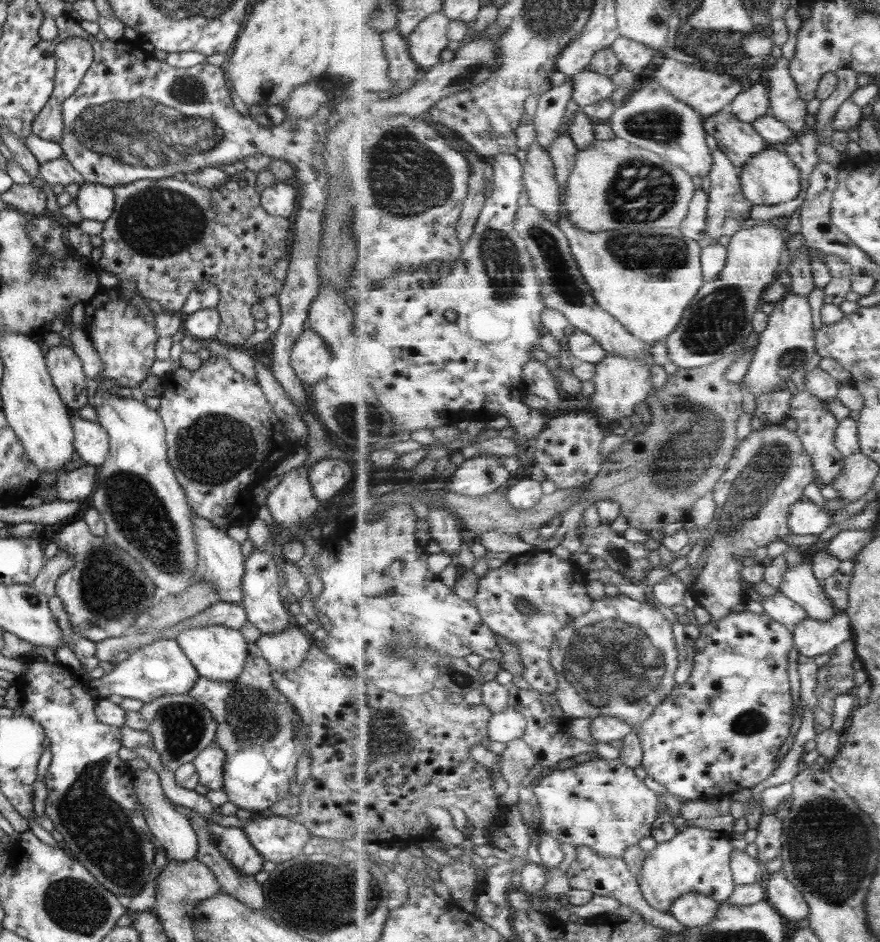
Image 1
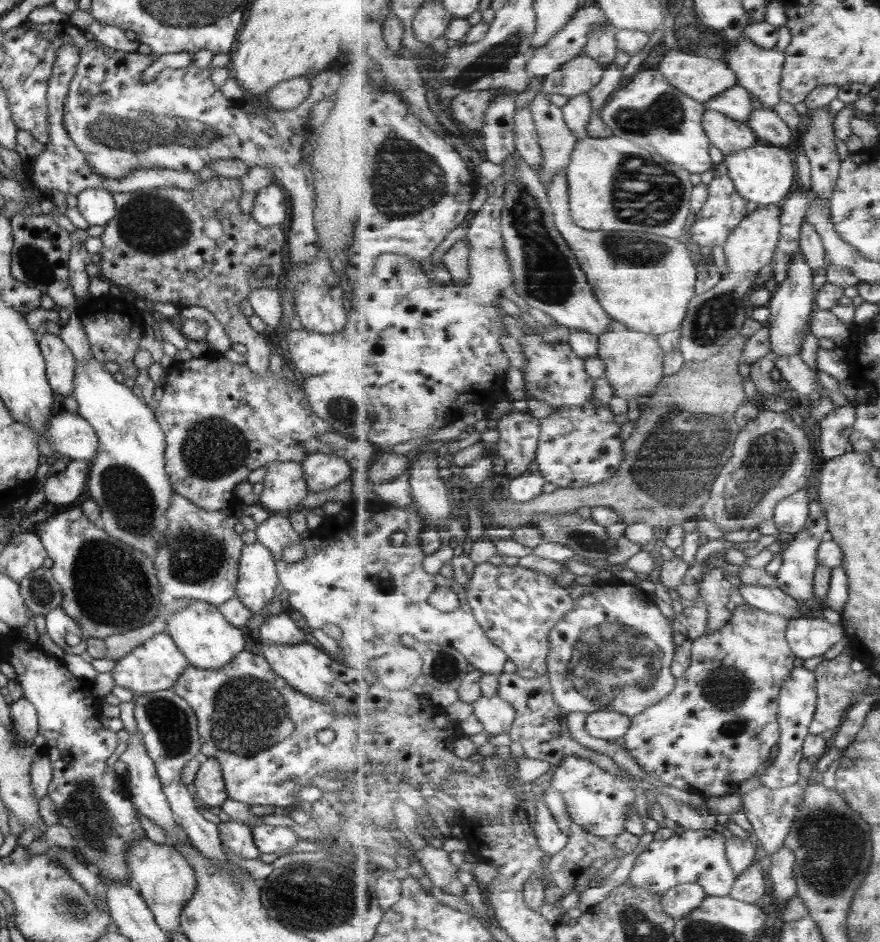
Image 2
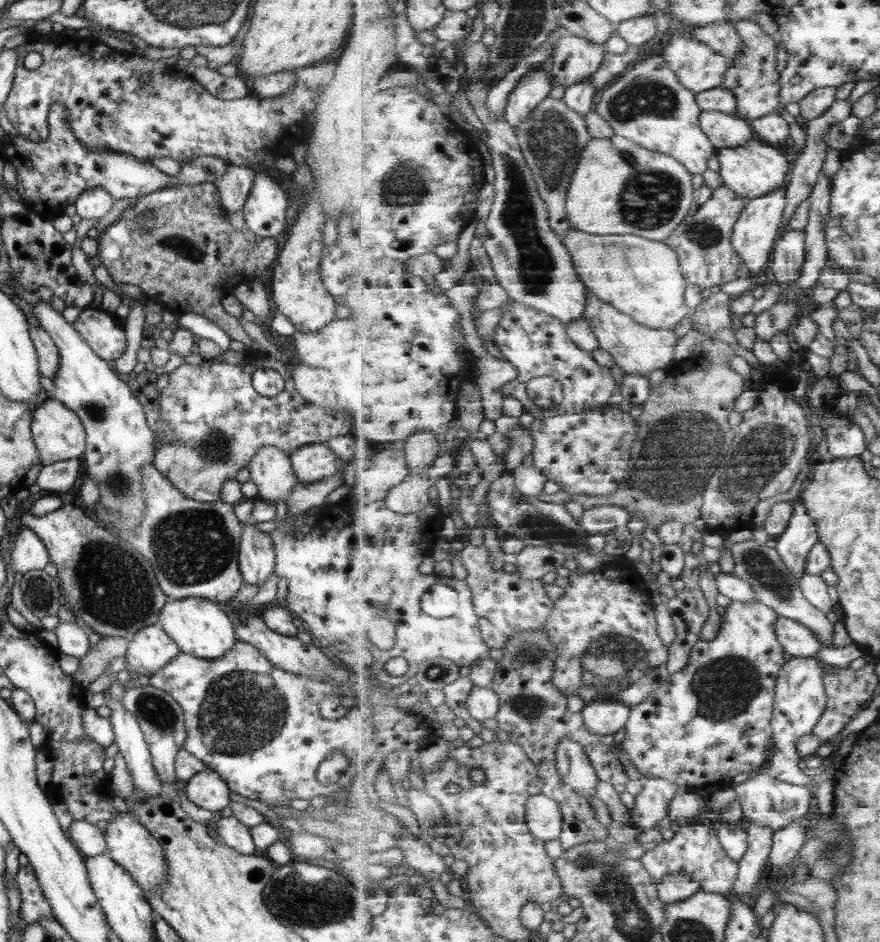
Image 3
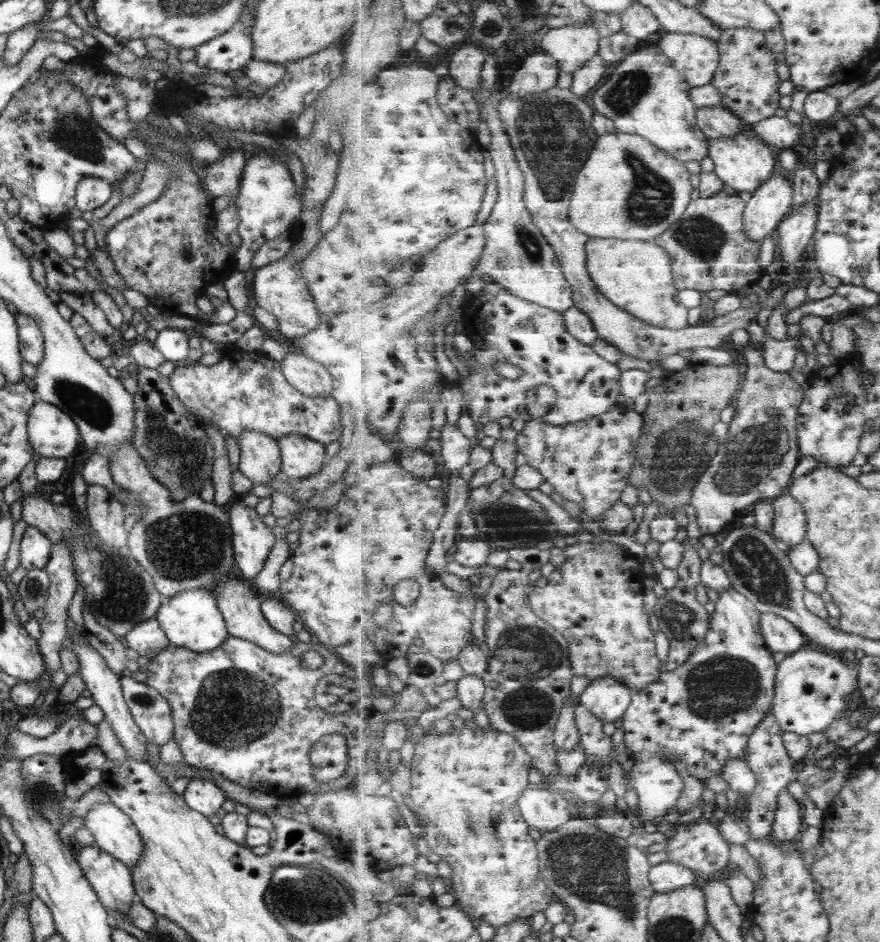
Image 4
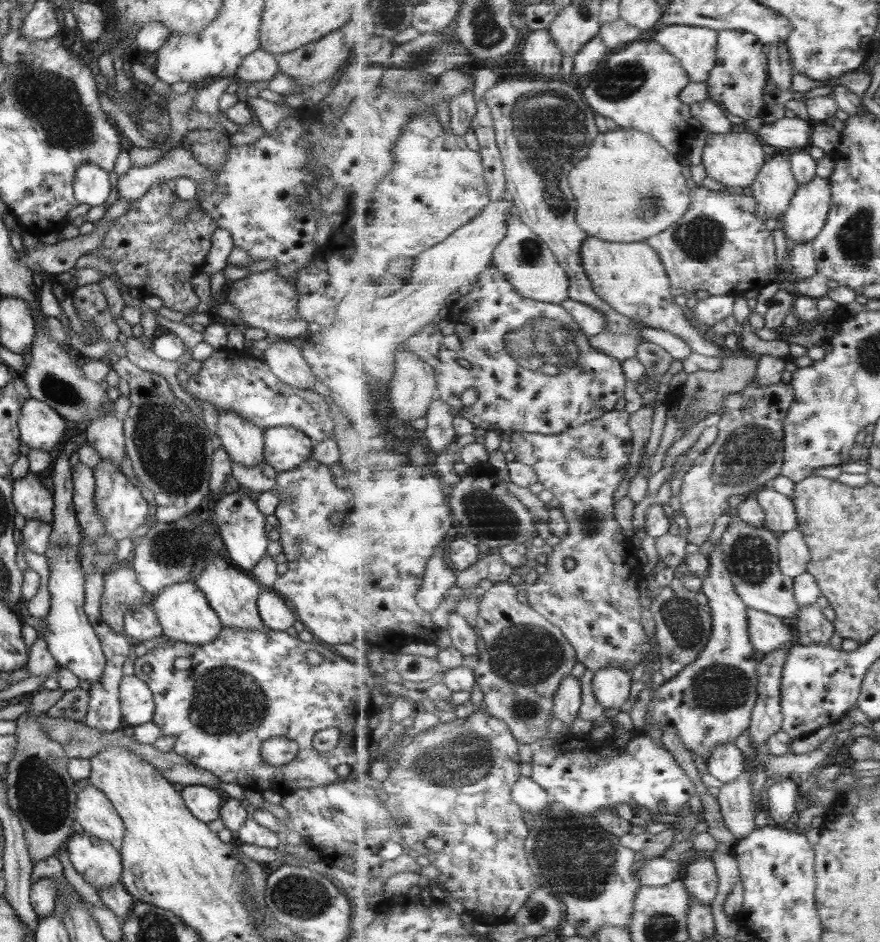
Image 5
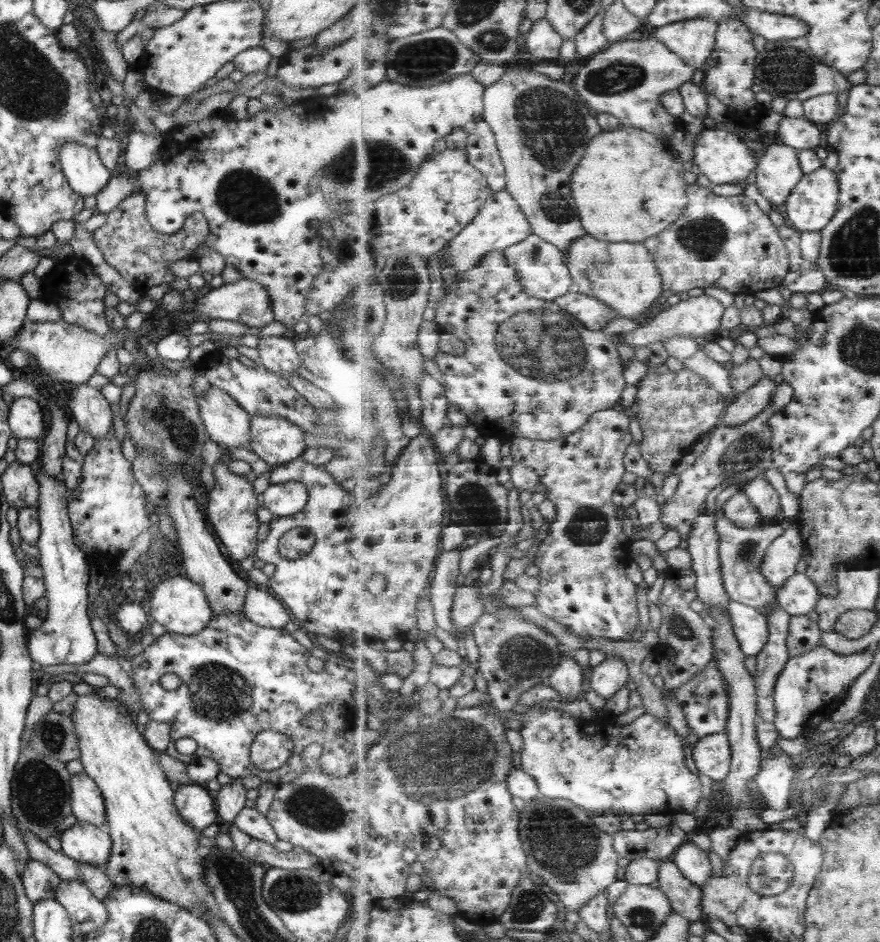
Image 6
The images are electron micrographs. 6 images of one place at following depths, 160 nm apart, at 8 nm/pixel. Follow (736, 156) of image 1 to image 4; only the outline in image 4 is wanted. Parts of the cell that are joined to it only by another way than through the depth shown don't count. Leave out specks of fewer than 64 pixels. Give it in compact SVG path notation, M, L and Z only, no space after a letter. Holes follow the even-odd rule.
M723 106L699 107L698 124L710 139L735 138L747 132L744 121Z

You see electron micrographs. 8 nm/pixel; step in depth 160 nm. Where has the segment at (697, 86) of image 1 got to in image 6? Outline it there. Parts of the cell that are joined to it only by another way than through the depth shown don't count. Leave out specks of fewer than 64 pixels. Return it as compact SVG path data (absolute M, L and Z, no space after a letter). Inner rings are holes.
M691 19L687 21L679 21L673 24L666 24L665 26L658 27L653 33L667 48L672 52L678 54L683 58L683 61L691 68L695 68L700 75L700 70L705 64L705 60L709 60L714 55L714 50L717 44L718 36L718 22L709 19Z

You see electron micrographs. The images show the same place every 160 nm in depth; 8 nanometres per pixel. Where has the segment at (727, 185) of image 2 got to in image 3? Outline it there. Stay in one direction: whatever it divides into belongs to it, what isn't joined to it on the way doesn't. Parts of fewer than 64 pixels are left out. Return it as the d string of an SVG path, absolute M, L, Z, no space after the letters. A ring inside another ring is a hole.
M724 185L713 190L711 199L699 206L693 216L688 215L674 230L672 236L666 238L666 243L678 252L682 272L689 282L696 283L702 289L709 289L737 280L739 266L744 262L735 250L732 238L735 223L738 222L745 207L743 198Z

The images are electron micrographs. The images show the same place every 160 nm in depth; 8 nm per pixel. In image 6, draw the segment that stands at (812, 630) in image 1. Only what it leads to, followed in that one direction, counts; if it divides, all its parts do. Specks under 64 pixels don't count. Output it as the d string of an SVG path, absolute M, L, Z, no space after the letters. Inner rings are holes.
M732 599L729 614L736 637L742 646L741 650L746 656L756 657L769 640L770 626L767 614Z

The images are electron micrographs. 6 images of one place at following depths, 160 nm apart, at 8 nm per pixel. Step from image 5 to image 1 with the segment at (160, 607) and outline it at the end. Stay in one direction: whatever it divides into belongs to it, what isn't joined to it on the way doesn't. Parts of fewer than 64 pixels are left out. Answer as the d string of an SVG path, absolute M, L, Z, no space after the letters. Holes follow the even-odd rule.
M200 624L198 627L187 627L180 630L174 639L187 660L190 660L197 675L211 681L235 680L241 673L243 663L248 656L245 649L246 642L241 637L241 633L226 626Z

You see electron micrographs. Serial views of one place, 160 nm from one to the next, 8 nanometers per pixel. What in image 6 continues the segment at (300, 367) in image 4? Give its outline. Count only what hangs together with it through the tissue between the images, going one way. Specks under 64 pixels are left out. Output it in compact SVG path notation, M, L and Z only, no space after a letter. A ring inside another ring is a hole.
M263 336L257 342L257 364L264 366L269 372L287 378L300 366L298 354L292 340L283 337Z

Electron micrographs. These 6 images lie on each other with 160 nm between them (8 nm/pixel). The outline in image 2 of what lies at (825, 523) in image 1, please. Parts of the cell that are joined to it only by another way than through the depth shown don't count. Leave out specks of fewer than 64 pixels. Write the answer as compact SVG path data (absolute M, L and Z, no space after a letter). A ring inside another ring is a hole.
M806 489L794 492L778 504L773 518L774 524L779 531L793 536L803 532L809 524L810 504Z

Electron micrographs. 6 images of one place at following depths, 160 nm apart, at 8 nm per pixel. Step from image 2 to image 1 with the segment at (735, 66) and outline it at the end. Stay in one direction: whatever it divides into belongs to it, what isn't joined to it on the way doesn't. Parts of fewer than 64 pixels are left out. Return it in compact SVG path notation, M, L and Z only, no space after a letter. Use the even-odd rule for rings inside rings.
M787 58L773 60L769 64L769 101L771 101L771 114L783 124L791 128L795 135L803 135L809 132L809 126L805 124L807 113L807 101L799 97L799 87L791 75Z

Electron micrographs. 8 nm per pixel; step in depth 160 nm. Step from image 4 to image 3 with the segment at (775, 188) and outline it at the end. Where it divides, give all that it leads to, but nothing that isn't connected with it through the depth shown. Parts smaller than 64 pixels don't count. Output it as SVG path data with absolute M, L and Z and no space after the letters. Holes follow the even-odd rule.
M785 189L775 190L769 196L750 200L743 209L738 222L735 223L732 243L734 244L735 250L739 253L739 256L742 257L745 266L755 275L762 276L769 267L771 252L774 252L774 248L778 242L777 238L783 232L786 207Z

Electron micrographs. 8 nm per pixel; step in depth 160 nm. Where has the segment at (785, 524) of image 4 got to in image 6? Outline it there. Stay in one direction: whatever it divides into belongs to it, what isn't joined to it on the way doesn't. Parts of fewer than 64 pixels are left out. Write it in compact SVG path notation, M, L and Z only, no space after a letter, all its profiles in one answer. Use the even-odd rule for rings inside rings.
M763 475L750 480L742 489L765 518L773 518L777 521L784 518L779 504L779 494Z

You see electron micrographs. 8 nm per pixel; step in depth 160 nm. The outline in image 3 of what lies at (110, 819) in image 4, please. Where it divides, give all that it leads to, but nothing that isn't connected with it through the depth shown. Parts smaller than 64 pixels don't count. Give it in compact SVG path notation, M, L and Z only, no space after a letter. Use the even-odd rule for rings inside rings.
M127 812L119 813L109 821L102 833L110 859L131 875L145 896L151 891L156 891L162 885L166 871L163 849L159 846L158 840L151 836L141 824L133 820Z

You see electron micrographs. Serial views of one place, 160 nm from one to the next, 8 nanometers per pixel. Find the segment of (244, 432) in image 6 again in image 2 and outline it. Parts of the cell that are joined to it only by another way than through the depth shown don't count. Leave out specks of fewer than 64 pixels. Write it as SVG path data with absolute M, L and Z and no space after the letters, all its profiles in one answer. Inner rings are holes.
M271 461L263 465L265 475L258 502L271 514L285 514L301 509L299 504L308 490L300 463Z

